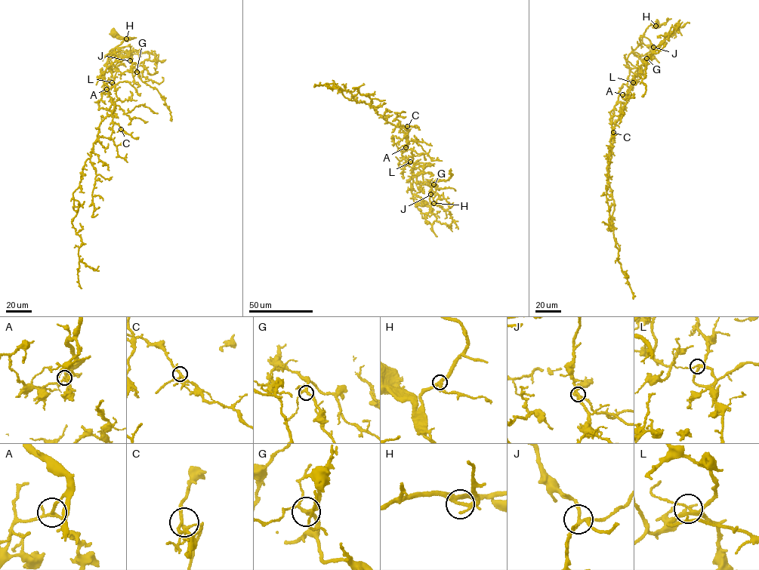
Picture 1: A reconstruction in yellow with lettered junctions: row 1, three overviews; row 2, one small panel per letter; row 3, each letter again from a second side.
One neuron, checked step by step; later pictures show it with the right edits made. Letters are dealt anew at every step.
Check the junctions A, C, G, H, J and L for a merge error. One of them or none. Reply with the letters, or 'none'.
none

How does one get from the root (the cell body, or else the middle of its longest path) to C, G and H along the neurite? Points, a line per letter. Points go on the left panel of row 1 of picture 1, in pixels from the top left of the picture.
C: (113, 34), (130, 38), (116, 47), (118, 60), (99, 77), (108, 86), (114, 106), (112, 121), (121, 129)
G: (113, 34), (130, 38), (115, 47), (131, 47), (129, 59), (137, 72)
H: (113, 34), (126, 38)

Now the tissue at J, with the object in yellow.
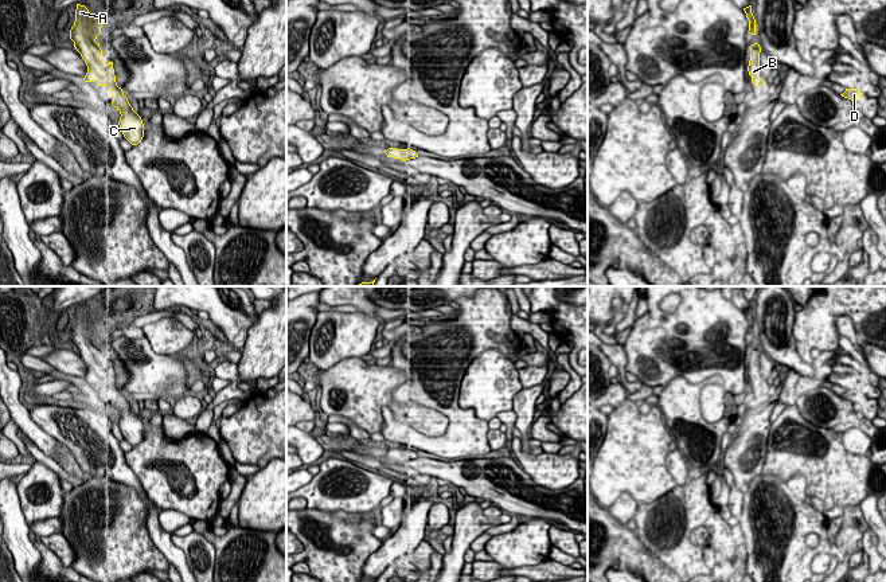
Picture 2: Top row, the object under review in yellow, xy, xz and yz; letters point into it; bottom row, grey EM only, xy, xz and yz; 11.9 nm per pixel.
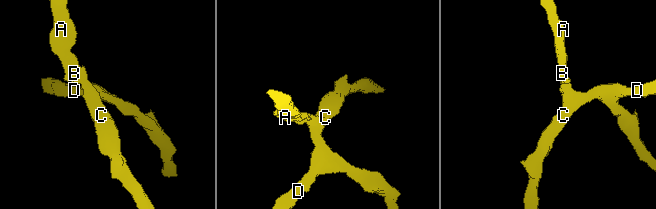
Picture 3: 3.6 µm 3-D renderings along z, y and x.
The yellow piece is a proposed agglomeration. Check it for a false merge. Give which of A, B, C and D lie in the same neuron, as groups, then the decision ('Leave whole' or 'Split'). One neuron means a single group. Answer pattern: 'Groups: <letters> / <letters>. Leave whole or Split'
Groups: A B C D. Leave whole

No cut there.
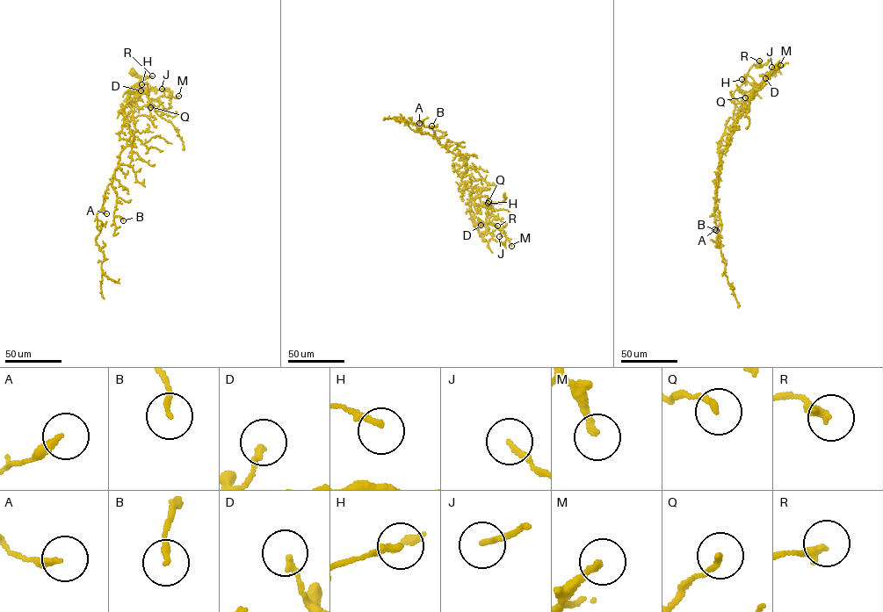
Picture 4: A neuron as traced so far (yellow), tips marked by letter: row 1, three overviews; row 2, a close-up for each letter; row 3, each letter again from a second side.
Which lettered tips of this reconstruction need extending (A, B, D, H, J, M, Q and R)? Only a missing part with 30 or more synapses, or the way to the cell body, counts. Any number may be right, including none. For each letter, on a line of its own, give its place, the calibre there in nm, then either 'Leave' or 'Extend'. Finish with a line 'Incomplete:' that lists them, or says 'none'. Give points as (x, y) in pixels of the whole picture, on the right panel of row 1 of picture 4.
A: Place: (714, 229). Thickness 200 nm. Leave
B: Place: (716, 230). Thickness 160 nm. Leave
D: Place: (765, 78). Thickness 160 nm. Leave
H: Place: (741, 79). Thickness 190 nm. Leave
J: Place: (771, 67). Thickness 130 nm. Leave
M: Place: (780, 65). Thickness 190 nm. Leave
Q: Place: (745, 97). Thickness 180 nm. Leave
R: Place: (759, 61). Thickness 280 nm. Leave
Incomplete: none

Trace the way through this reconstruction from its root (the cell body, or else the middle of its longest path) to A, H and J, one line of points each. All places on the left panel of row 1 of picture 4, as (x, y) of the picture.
A: (133, 73), (147, 76), (134, 84), (136, 96), (119, 111), (133, 138), (107, 186), (102, 208), (106, 213)
H: (133, 73), (147, 76), (134, 85), (141, 84)
J: (133, 73), (147, 76), (134, 85), (146, 83), (149, 99), (163, 95), (162, 89)

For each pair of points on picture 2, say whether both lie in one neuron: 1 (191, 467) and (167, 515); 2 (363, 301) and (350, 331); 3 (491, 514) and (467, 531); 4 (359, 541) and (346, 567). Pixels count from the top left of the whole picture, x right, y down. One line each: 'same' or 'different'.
1: different
2: different
3: different
4: same

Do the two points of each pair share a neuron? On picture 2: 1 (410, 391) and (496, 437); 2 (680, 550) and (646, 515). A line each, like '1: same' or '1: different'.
1: different
2: same

